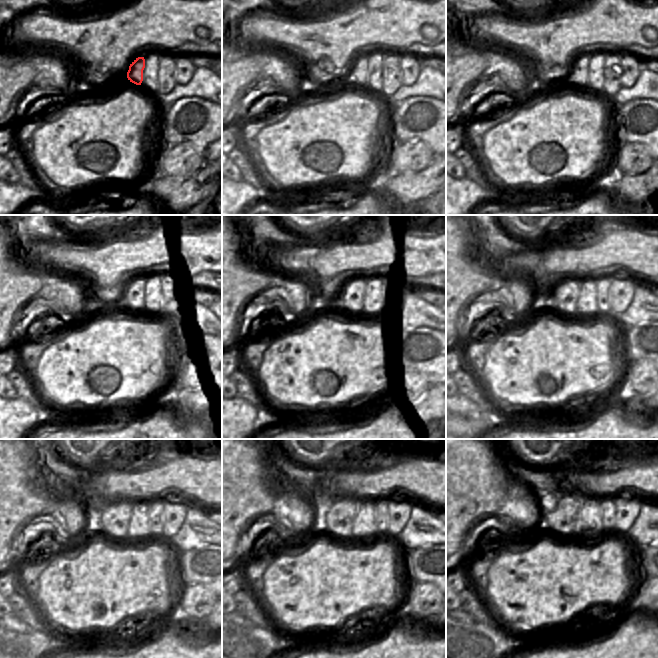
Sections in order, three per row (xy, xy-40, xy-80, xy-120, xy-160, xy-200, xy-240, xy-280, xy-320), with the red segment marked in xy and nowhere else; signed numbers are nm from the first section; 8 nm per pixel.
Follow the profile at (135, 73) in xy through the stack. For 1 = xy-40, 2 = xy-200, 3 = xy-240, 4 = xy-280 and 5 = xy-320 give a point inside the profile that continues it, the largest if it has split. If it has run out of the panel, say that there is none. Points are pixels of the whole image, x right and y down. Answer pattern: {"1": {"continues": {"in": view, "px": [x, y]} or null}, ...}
{"1": {"continues": {"in": "xy-40", "px": [357, 75]}}, "2": {"continues": {"in": "xy-200", "px": [566, 298]}}, "3": {"continues": {"in": "xy-240", "px": [115, 516]}}, "4": {"continues": {"in": "xy-280", "px": [339, 519]}}, "5": {"continues": {"in": "xy-320", "px": [561, 521]}}}

